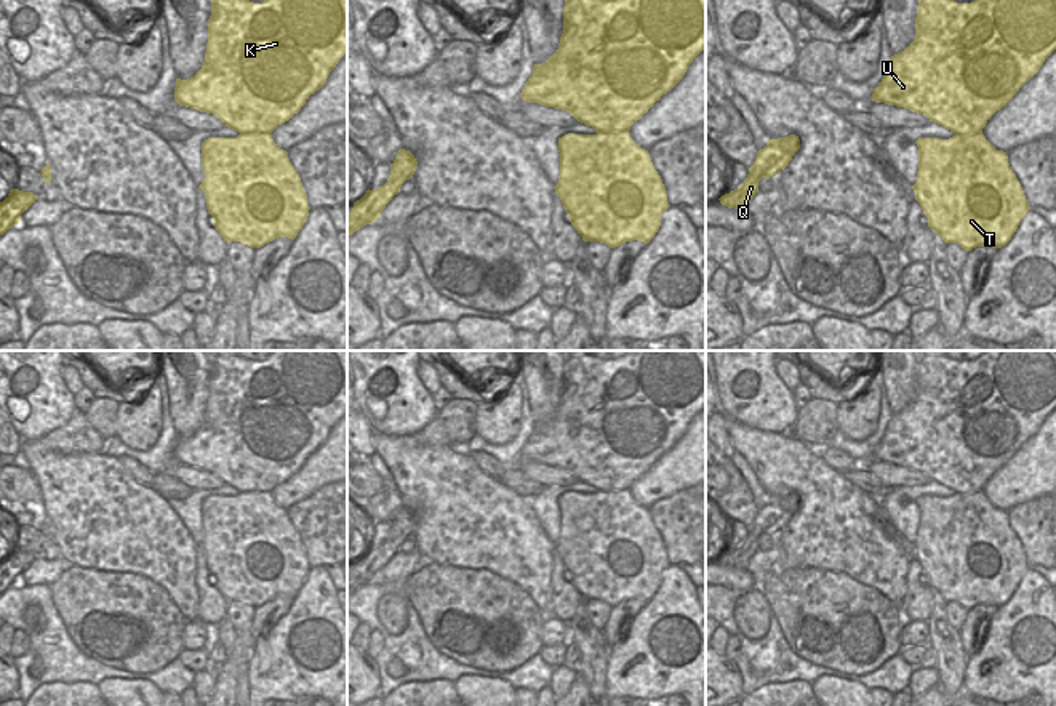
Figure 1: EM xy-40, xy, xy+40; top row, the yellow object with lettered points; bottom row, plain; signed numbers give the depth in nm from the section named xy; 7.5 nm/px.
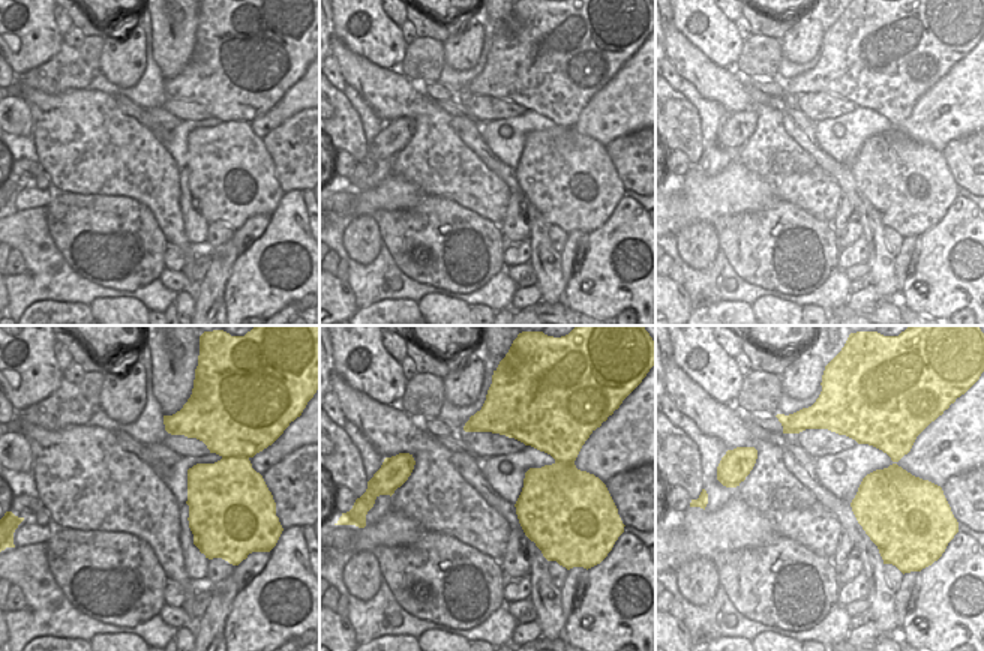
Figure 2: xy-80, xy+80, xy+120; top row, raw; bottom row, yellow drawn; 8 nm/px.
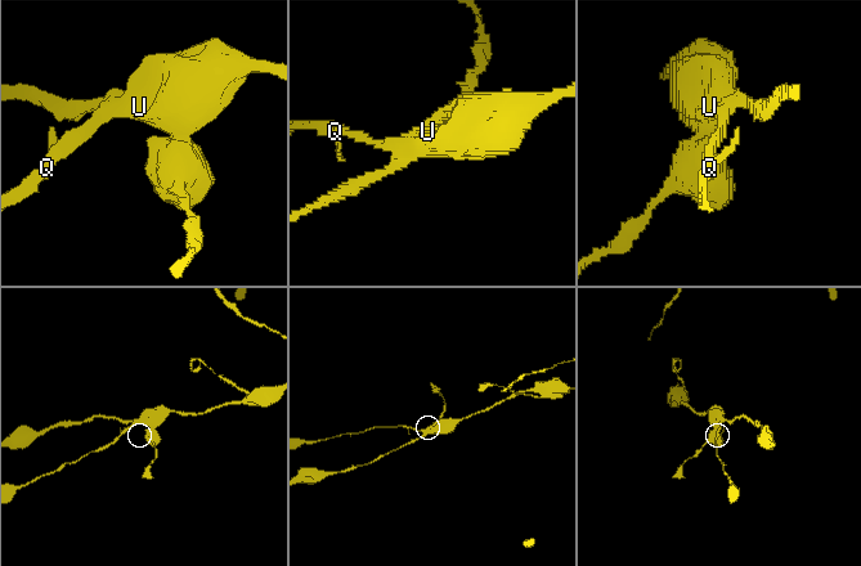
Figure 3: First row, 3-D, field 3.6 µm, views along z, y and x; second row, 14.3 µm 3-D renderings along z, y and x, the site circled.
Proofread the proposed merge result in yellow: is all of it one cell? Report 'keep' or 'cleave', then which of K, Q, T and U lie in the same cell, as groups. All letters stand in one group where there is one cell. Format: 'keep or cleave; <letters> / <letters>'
cleave; K Q U / T

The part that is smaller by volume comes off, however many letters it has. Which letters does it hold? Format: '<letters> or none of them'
T

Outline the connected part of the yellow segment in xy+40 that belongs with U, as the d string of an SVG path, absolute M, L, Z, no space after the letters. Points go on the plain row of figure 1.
M984 351L971 362L920 357L915 399L891 415L872 459L923 472L955 493L982 491L987 479L1029 440L1056 408L1056 351Z

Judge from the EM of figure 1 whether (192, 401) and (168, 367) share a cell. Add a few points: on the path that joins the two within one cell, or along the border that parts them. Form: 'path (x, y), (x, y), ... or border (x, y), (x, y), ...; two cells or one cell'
path (188, 393), (188, 386), (176, 375); one cell

